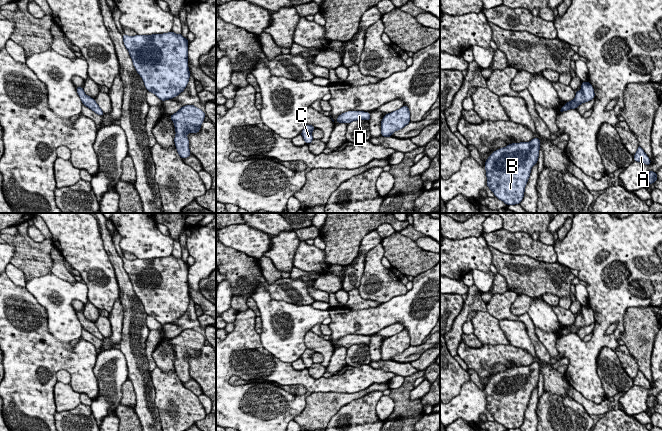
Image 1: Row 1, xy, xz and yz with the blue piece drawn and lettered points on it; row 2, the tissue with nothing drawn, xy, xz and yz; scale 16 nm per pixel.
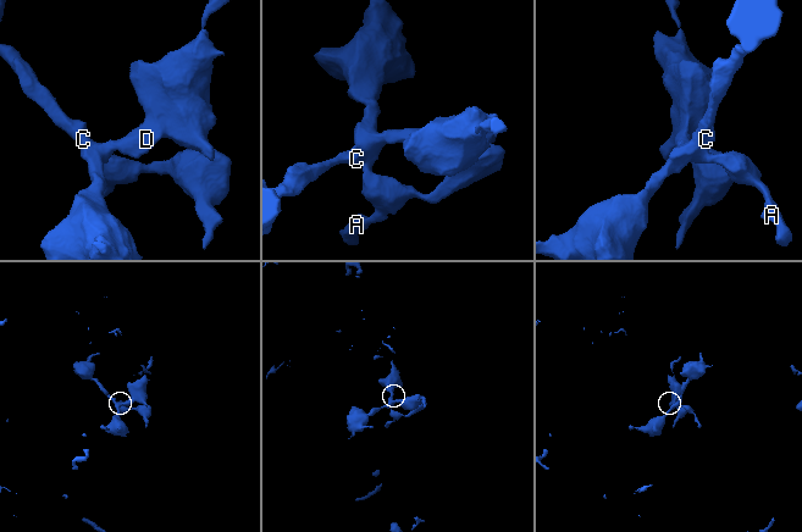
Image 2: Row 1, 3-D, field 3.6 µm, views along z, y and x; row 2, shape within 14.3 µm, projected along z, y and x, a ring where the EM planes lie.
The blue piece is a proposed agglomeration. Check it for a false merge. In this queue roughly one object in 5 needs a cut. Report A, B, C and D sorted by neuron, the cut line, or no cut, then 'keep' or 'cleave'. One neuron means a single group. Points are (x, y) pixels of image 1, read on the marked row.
A B C D; no cut; keep

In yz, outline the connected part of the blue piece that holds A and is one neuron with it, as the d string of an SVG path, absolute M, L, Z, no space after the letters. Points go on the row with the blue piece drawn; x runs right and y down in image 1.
M639 146L636 153L634 154L634 161L643 163L645 165L650 165L651 160L644 152L644 150Z

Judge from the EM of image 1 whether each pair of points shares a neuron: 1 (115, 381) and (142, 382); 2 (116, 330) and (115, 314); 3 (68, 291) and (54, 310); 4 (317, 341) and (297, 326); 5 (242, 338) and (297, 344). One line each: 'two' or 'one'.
1: two
2: one
3: one
4: two
5: two

